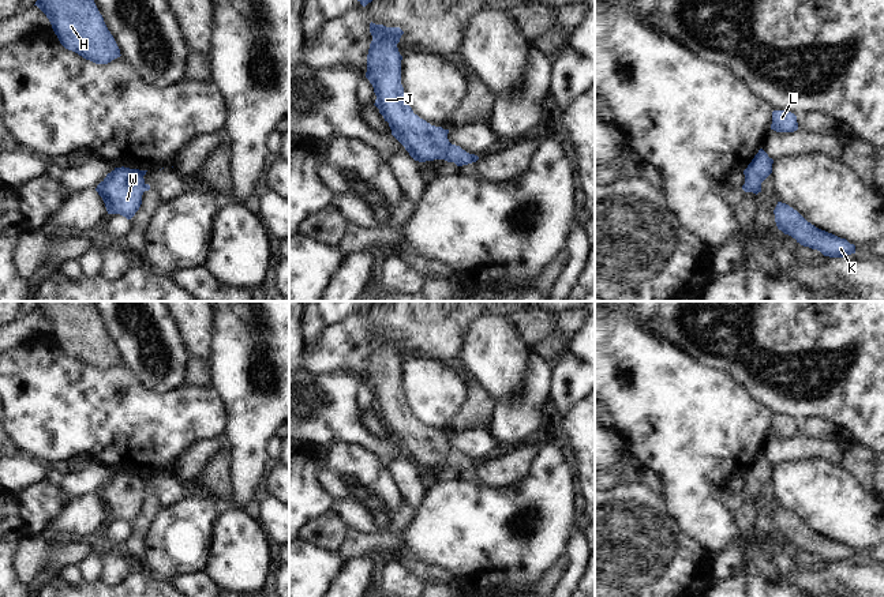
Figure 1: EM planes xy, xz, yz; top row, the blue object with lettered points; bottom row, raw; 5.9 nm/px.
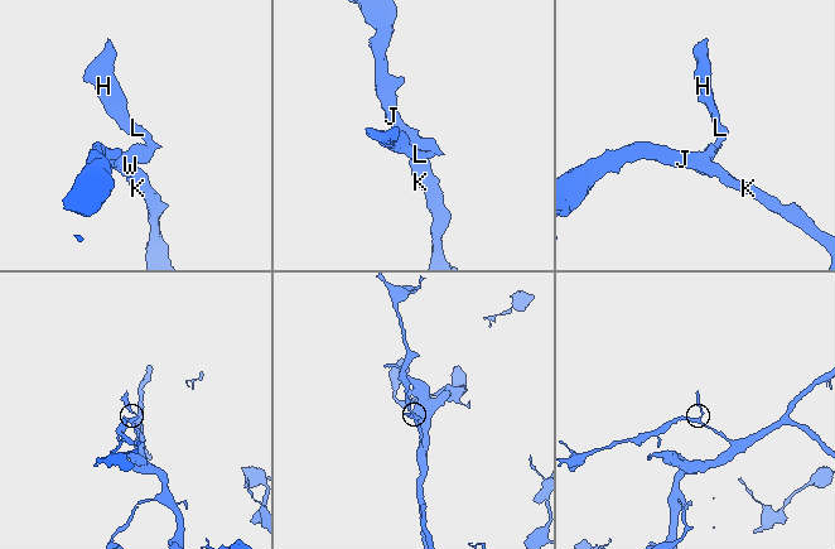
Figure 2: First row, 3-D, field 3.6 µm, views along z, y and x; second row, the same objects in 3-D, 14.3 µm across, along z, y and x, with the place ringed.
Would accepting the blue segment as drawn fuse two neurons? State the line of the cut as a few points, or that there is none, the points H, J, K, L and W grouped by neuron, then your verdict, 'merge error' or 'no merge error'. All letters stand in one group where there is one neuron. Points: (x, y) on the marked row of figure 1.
cut xz (450, 143), (442, 158); groups H L / J K W; merge error

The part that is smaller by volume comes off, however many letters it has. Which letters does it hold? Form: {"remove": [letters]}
{"remove": ["H", "L"]}

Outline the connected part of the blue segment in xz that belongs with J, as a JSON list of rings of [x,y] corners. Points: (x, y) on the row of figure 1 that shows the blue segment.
[[[370,23],[372,41],[367,55],[366,78],[377,95],[375,106],[389,123],[392,135],[419,162],[443,159],[450,147],[449,129],[435,127],[413,113],[401,85],[401,60],[397,44],[404,31]]]

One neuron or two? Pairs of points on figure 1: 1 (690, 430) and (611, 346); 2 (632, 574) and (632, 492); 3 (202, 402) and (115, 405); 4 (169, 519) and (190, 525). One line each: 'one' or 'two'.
1: one
2: one
3: one
4: one

